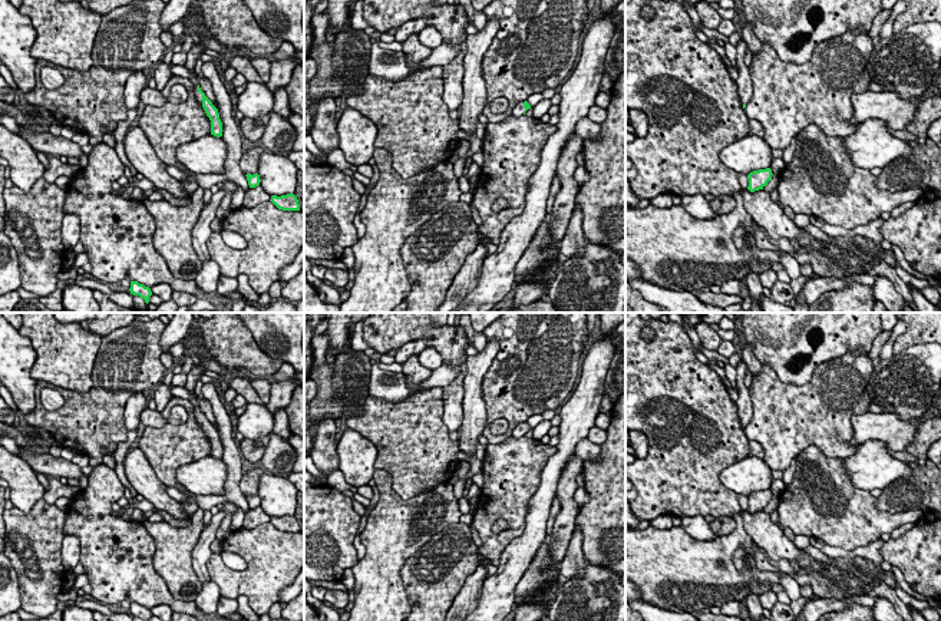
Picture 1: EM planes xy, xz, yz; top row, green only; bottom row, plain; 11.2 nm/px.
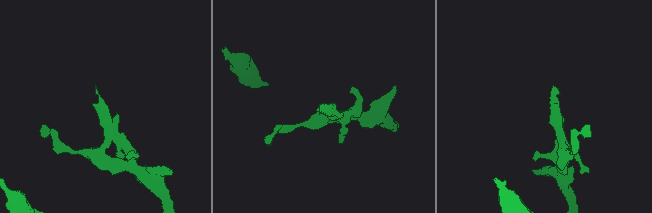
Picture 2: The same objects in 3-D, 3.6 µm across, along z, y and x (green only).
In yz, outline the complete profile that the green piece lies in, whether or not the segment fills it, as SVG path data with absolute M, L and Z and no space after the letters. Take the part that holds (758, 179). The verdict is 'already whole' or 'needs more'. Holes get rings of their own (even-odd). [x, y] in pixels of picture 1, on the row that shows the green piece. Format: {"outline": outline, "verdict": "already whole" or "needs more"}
{"outline": "M766 168L766 169L759 169L759 171L753 171L747 175L747 179L749 179L749 186L747 189L750 192L755 192L755 191L759 191L759 189L763 189L767 182L772 179L772 169L770 168Z", "verdict": "already whole"}

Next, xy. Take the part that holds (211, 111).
{"outline": "M191 77L191 82L194 83L197 100L202 105L207 116L211 120L211 135L217 138L222 136L222 122L219 119L218 109L212 105L212 102L201 90L198 80L195 77Z", "verdict": "needs more"}

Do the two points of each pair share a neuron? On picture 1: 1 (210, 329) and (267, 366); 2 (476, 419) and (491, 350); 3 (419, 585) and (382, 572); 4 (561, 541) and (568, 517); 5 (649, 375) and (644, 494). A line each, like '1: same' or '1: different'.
1: same
2: same
3: different
4: same
5: same

